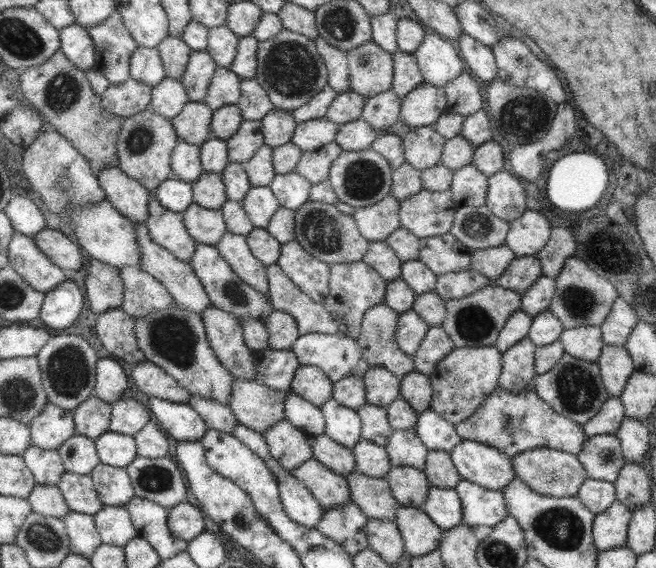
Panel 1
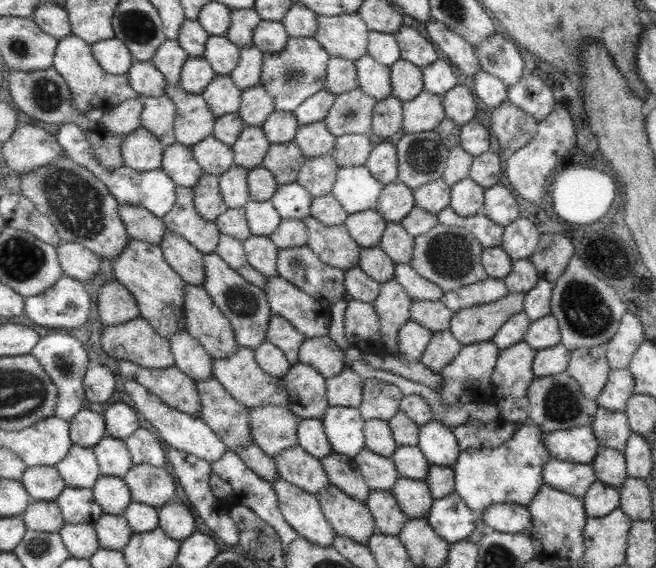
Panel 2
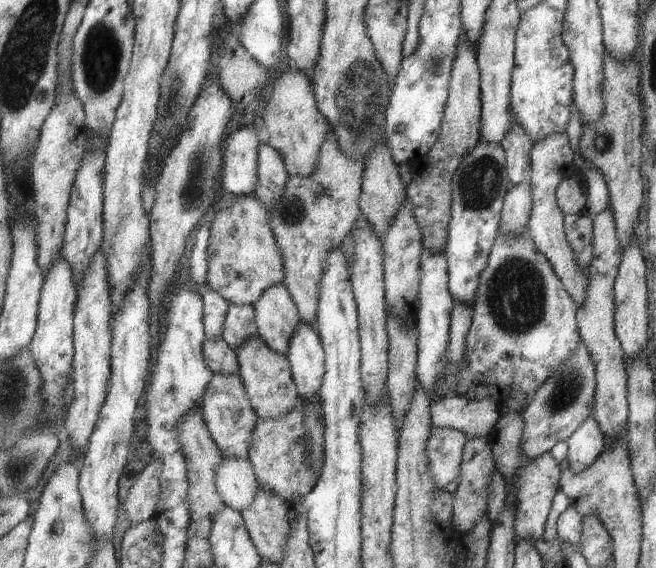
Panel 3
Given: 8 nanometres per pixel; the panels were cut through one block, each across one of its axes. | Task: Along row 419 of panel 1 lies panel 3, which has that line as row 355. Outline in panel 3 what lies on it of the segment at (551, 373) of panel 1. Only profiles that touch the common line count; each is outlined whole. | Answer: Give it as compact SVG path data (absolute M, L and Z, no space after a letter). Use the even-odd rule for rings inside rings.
M579 340L576 348L563 360L556 370L529 395L526 407L520 413L522 432L520 454L529 461L537 459L560 441L567 441L577 426L591 415L596 388L594 367L585 344Z

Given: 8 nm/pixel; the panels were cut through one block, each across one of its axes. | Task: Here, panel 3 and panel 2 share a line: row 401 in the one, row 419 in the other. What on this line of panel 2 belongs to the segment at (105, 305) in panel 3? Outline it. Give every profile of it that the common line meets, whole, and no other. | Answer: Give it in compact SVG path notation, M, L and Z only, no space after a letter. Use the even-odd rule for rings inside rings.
M86 408L77 415L70 423L74 444L94 448L108 436L105 418L99 412Z

